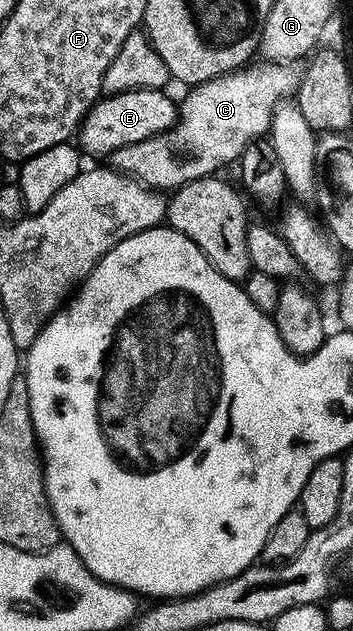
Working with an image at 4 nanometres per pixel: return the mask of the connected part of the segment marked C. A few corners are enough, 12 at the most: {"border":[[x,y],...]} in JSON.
{"border":[[290,62],[193,85],[174,127],[110,153],[155,190],[233,165],[297,93]]}

